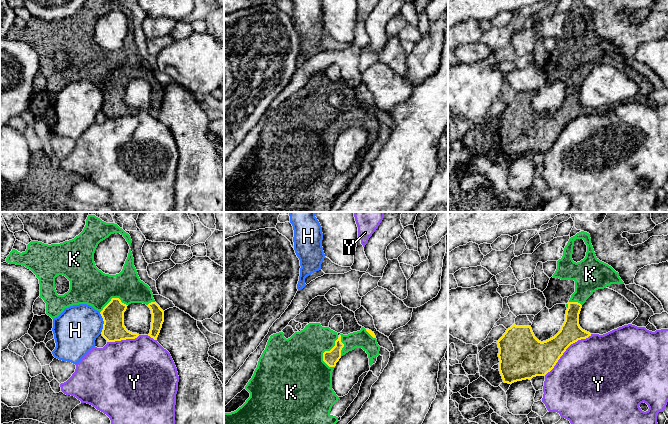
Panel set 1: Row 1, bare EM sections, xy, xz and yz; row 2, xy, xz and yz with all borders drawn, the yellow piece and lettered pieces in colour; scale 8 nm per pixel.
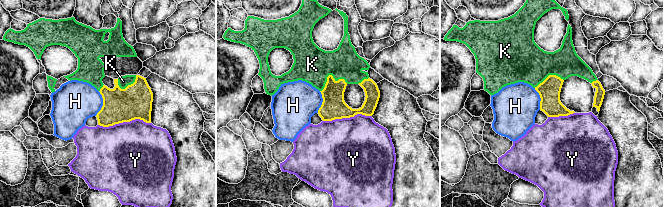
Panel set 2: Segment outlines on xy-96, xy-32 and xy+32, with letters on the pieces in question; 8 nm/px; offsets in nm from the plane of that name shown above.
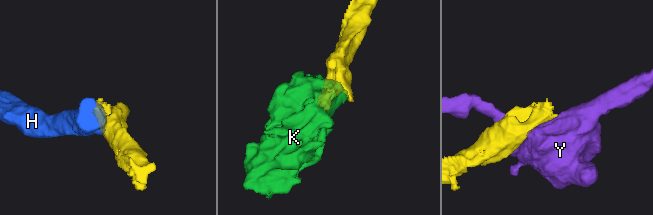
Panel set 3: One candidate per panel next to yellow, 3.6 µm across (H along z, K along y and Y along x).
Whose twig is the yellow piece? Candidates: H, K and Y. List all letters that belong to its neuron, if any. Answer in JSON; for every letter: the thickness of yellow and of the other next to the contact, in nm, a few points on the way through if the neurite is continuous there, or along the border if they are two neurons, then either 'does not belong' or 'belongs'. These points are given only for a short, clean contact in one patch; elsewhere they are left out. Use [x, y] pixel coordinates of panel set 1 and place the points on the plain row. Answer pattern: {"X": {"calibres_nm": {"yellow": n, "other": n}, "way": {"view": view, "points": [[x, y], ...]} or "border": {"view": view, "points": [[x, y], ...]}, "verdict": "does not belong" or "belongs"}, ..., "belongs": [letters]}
{"H": {"calibres_nm": {"yellow": 180, "other": 360}, "verdict": "does not belong"}, "K": {"calibres_nm": {"yellow": 120, "other": 420}, "verdict": "belongs"}, "Y": {"calibres_nm": {"yellow": 280, "other": 500}, "verdict": "does not belong"}, "belongs": ["K"]}

